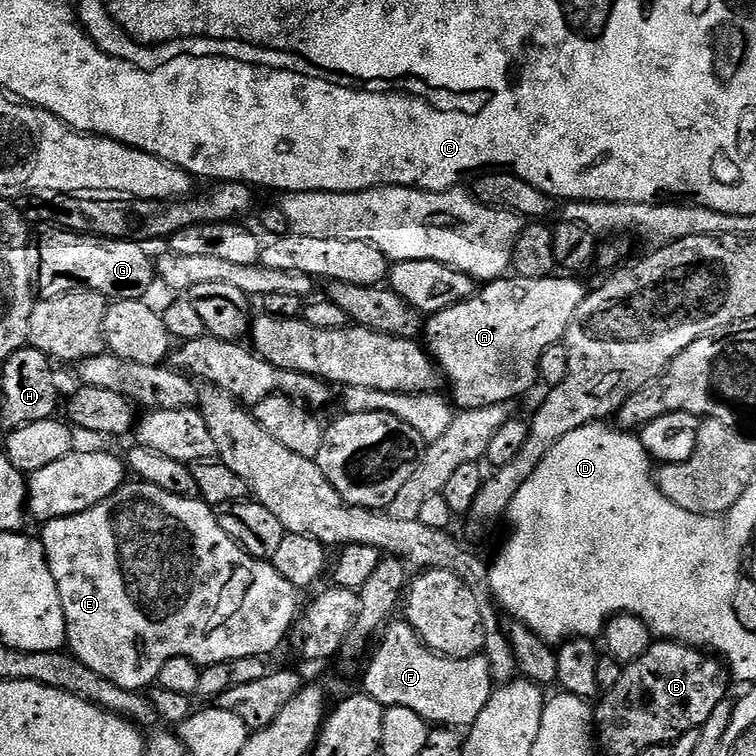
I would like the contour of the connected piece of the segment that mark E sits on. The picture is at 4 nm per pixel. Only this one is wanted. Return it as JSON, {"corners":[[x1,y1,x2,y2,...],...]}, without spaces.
{"corners":[[128,482,123,488,110,494,110,498,98,502,98,506,73,516,63,516,57,520,47,521,43,528,44,553,48,559,50,570,54,574,58,594,62,598,62,610,66,614,67,647,72,655,77,656,86,666,90,666,90,670,94,670,94,674,102,674,102,678,114,682,114,686,122,686,122,690,140,692,151,689,160,679,162,666,166,666,166,662,170,662,170,658,179,656,190,658,195,664,201,666,251,656,268,658,268,655,283,640,289,639,292,625,295,624,296,617,302,608,301,593,297,588,282,574,278,574,276,567,268,560,259,560,244,548,237,546,230,538,230,534,226,534,226,530,222,530,222,526,216,520,215,511,199,498,195,500,178,498,153,484]]}

